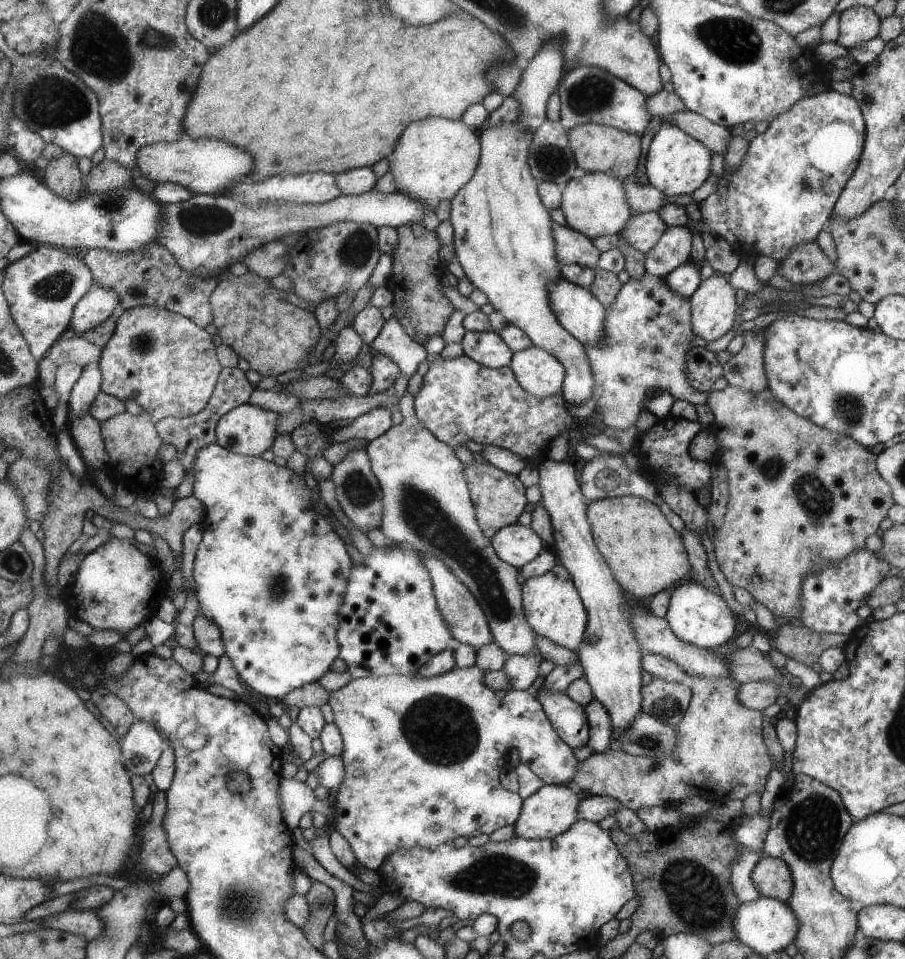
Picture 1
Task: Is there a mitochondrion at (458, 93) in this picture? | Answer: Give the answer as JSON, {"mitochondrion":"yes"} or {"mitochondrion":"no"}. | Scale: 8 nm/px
{"mitochondrion":"no"}

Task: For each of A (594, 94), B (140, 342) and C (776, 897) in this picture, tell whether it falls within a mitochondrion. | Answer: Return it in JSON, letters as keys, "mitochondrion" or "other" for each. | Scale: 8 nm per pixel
{"A":"mitochondrion","B":"mitochondrion","C":"other"}

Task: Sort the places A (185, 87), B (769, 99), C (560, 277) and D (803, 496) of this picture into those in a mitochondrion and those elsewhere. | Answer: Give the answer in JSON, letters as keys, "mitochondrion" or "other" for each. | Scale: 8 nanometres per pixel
{"A":"mitochondrion","B":"other","C":"other","D":"mitochondrion"}

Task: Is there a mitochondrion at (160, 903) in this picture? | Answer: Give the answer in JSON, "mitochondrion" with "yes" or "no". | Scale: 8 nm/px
{"mitochondrion":"no"}

